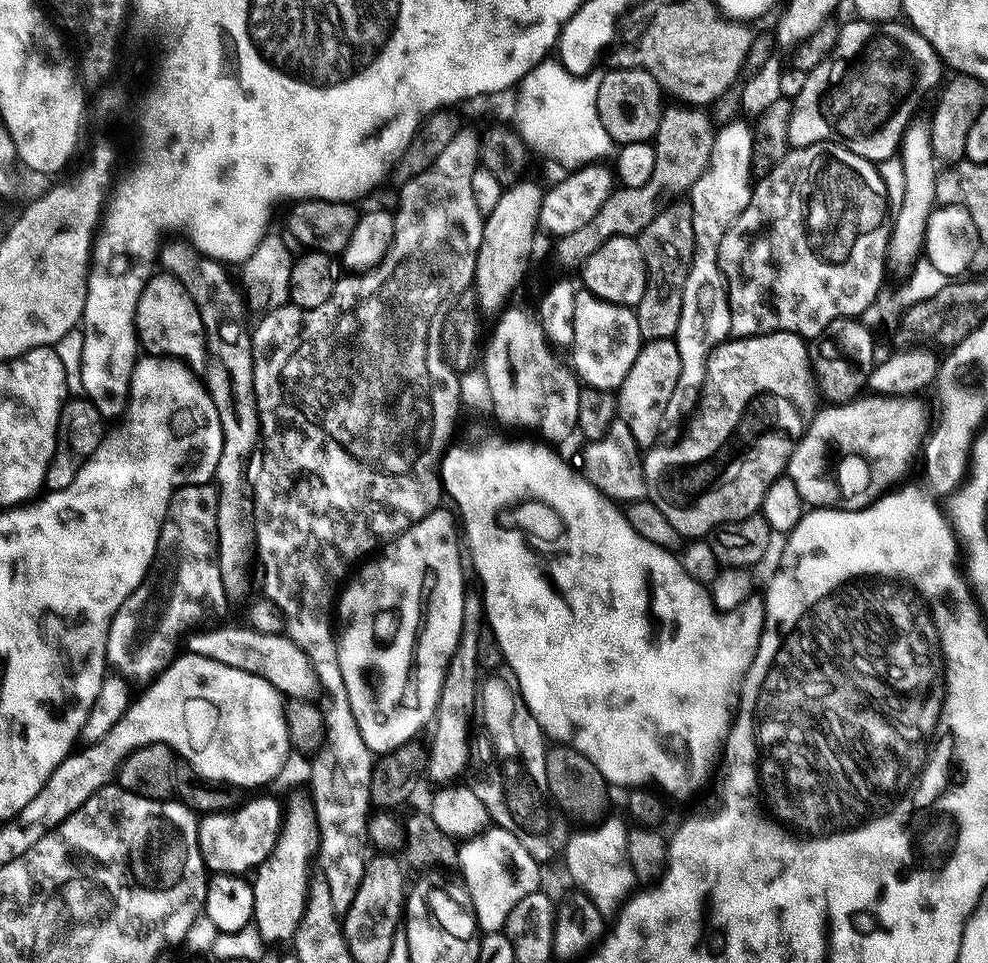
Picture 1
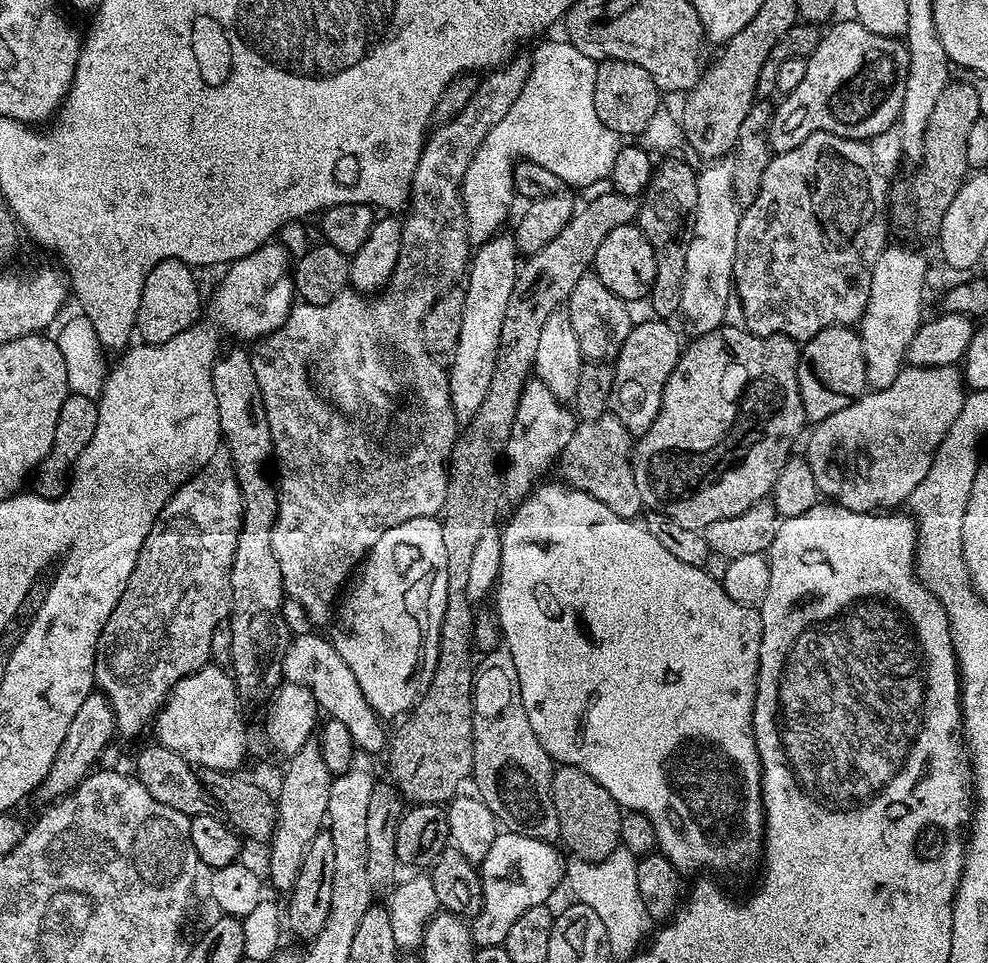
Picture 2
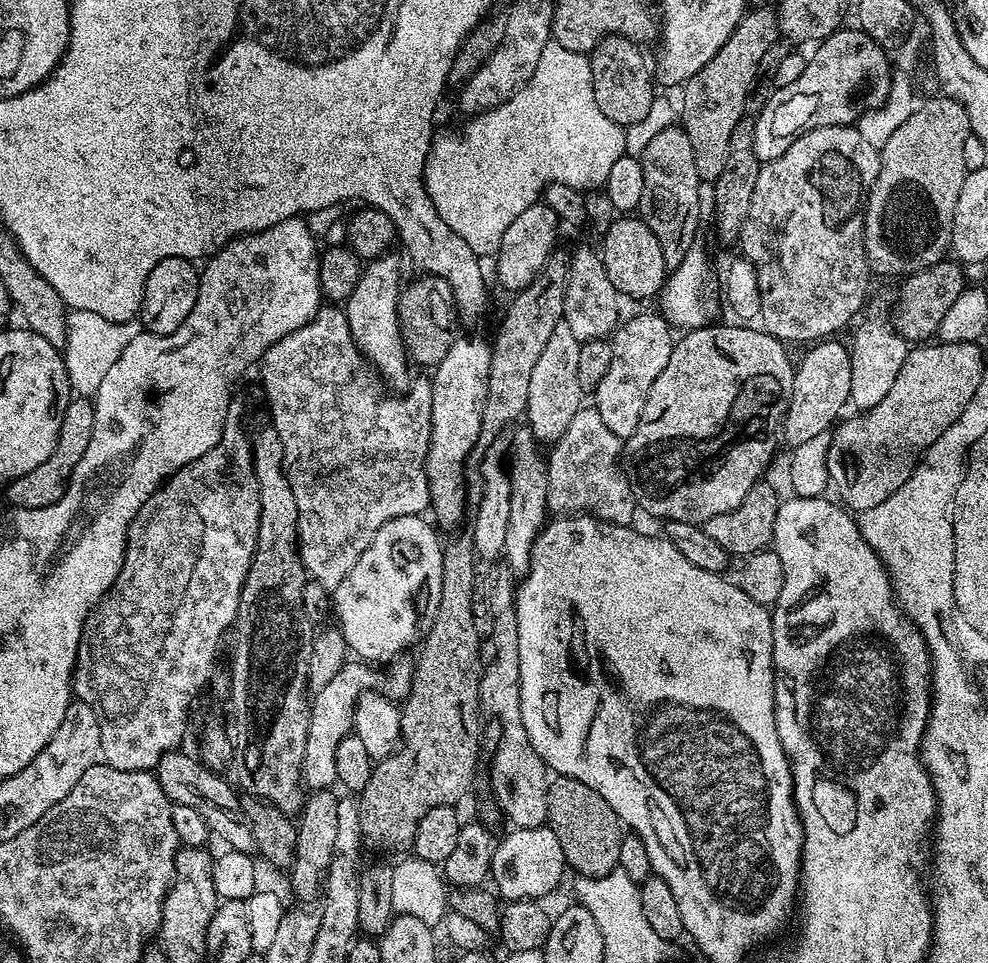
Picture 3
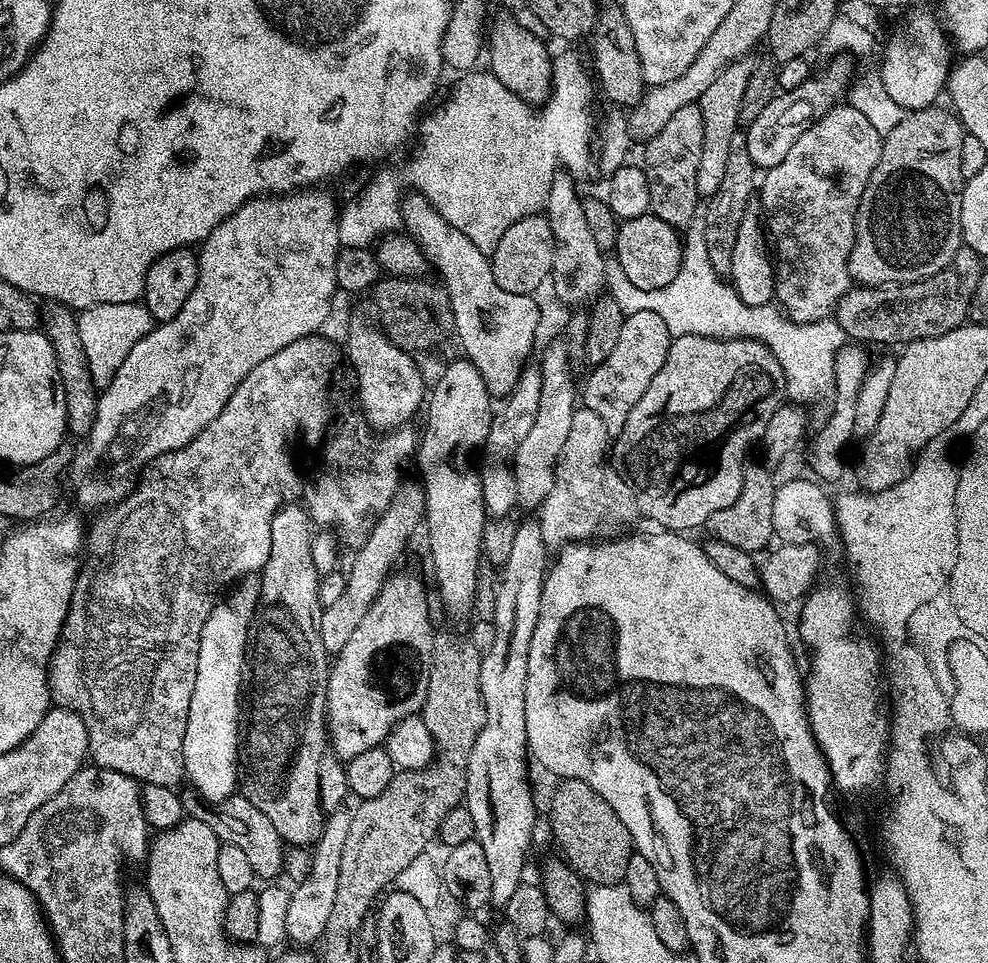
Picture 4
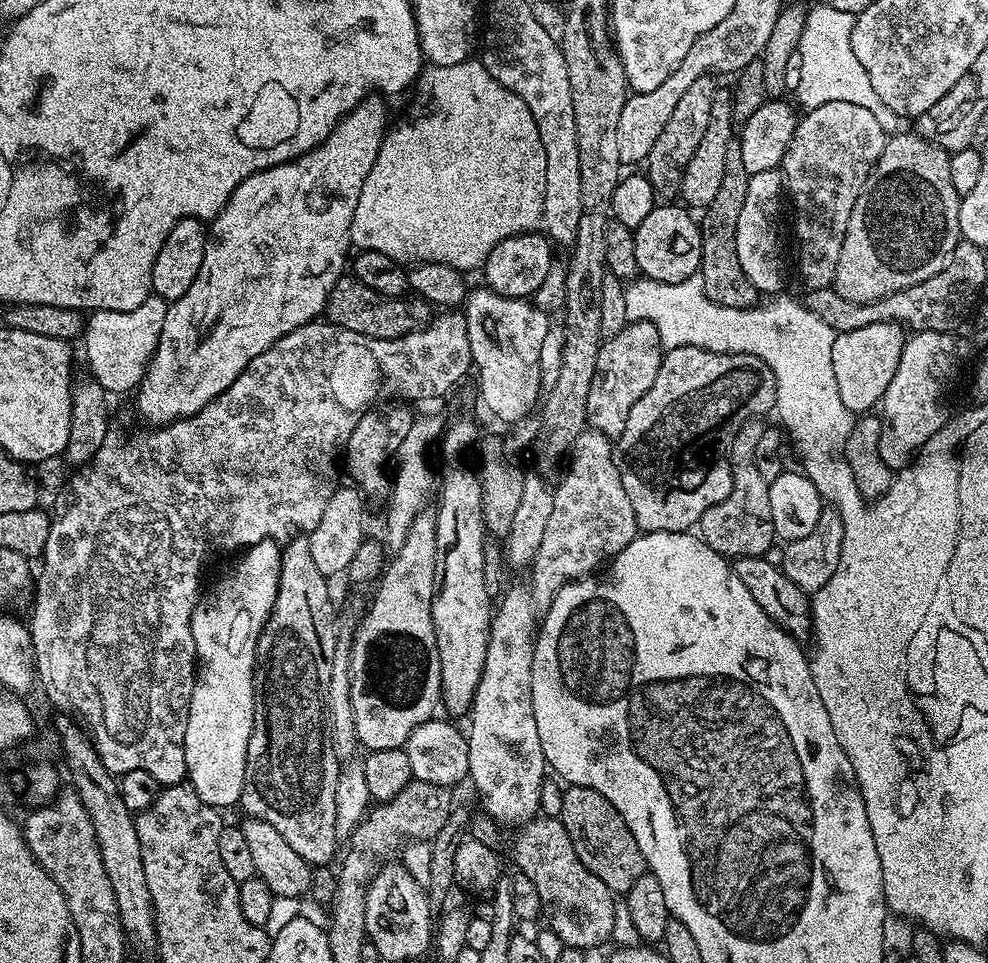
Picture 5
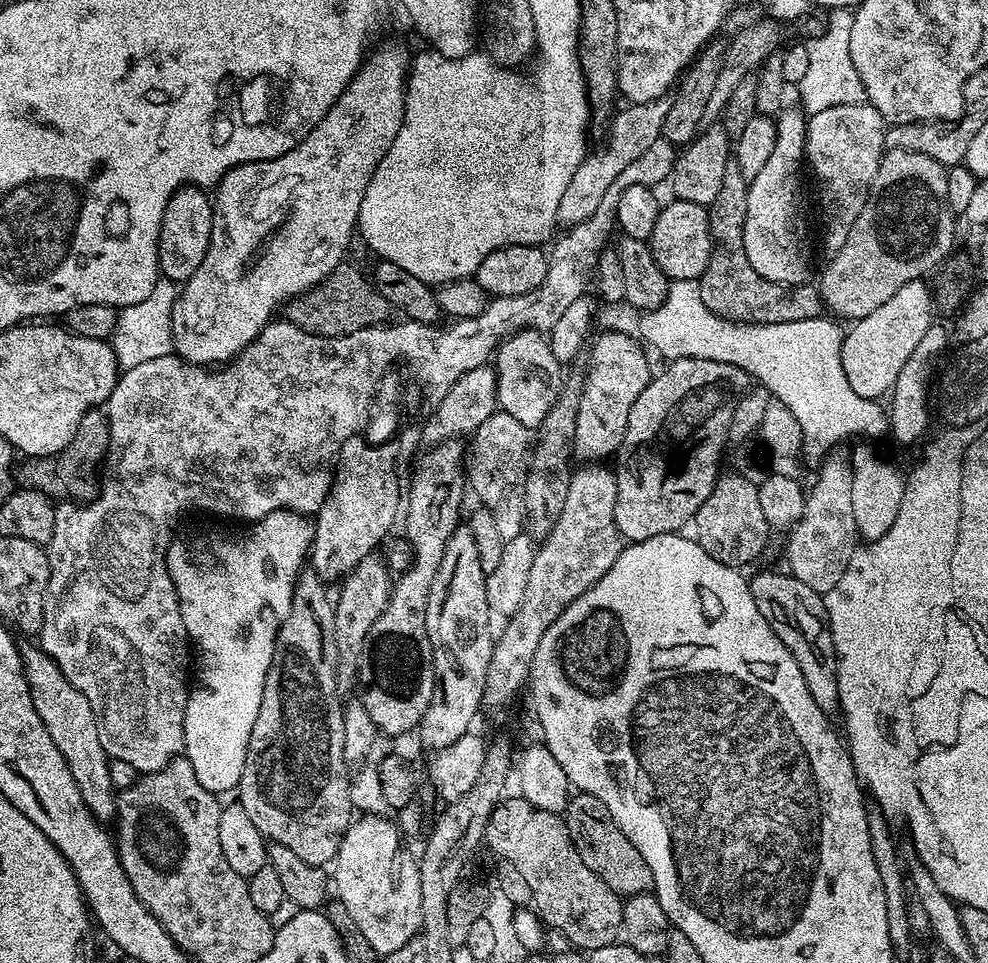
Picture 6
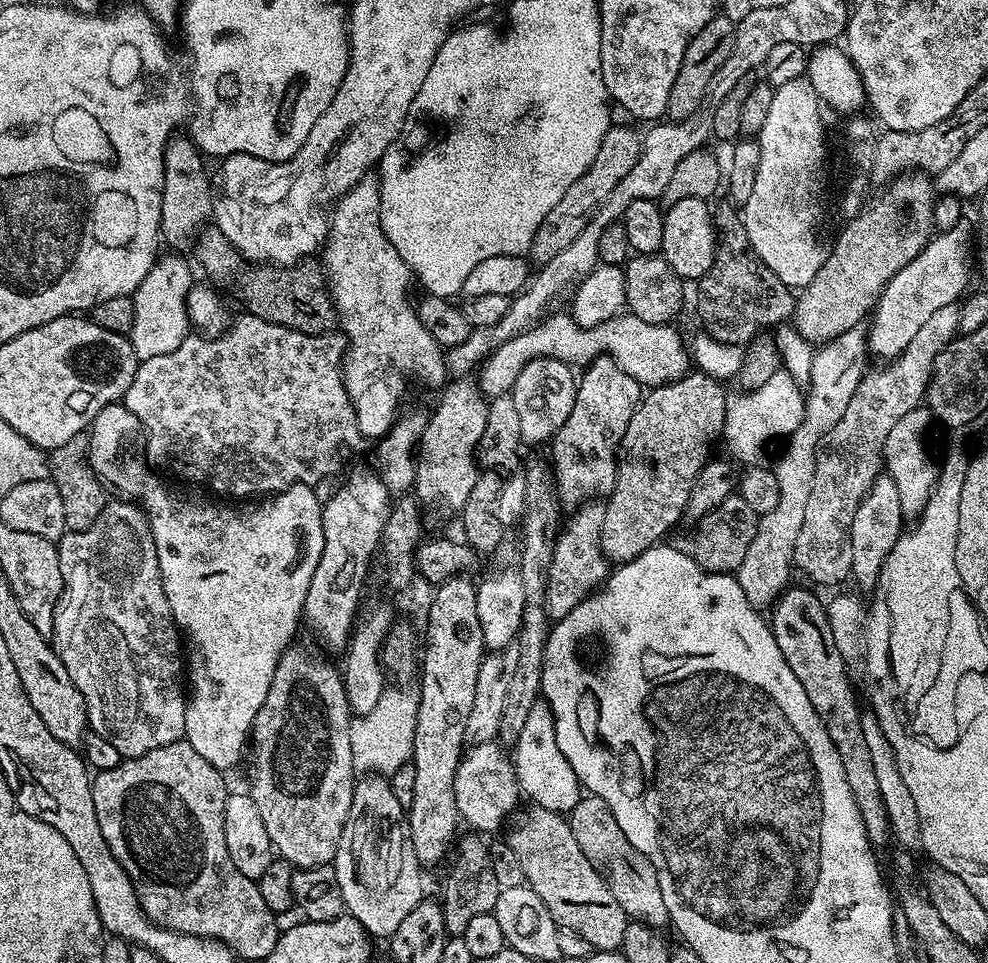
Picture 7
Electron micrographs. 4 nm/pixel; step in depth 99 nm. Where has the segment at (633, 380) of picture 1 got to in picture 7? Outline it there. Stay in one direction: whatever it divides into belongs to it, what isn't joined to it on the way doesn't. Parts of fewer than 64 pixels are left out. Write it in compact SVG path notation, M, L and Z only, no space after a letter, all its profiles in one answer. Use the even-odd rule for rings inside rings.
M599 356L581 372L584 373L578 376L574 410L570 410L570 418L562 422L550 441L556 494L568 510L599 497L596 496L599 492L611 492L616 481L620 443L642 399L641 384L630 378L611 356Z

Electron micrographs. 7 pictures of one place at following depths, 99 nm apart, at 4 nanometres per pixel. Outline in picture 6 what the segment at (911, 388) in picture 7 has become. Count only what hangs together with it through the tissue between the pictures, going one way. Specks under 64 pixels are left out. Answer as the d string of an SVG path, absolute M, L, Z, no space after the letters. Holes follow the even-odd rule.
M825 459L819 465L820 477L804 501L804 517L787 533L787 571L798 582L806 582L810 590L821 594L834 590L838 578L846 574L846 566L850 566L850 558L858 546L854 506L850 503L852 465L847 459L832 459Z

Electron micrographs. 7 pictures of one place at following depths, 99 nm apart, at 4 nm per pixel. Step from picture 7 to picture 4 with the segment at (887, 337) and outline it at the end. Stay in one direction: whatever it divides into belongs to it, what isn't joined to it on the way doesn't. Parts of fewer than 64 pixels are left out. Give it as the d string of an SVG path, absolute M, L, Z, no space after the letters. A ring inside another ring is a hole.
M847 344L841 347L835 356L832 414L825 422L824 428L819 430L812 444L812 468L821 481L836 482L844 472L841 454L850 440L855 437L855 407L858 392L870 371L870 363L868 364L868 356L865 352L867 351L861 345Z

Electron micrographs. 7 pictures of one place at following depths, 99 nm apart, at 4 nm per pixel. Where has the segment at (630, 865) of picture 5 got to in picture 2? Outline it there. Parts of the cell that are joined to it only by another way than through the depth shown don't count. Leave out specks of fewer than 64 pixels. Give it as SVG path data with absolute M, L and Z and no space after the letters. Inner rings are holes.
M573 764L557 767L552 774L552 794L560 823L559 839L564 840L563 847L568 847L575 859L601 860L621 847L622 809L586 770L575 768Z

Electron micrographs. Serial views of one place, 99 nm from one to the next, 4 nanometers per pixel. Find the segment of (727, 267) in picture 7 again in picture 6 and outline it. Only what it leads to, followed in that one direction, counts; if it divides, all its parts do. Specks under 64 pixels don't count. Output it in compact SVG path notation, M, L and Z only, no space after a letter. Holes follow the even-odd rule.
M729 159L726 166L726 178L722 178L722 187L714 202L707 205L710 234L712 235L712 253L710 262L706 262L706 270L699 278L703 302L710 310L723 319L734 323L766 324L786 322L806 322L807 319L818 319L825 315L824 300L820 297L820 289L815 283L779 284L770 282L770 278L762 278L754 266L750 266L750 258L746 258L746 242L744 241L744 227L746 226L746 202L748 201L749 177L745 169L741 168L740 161Z

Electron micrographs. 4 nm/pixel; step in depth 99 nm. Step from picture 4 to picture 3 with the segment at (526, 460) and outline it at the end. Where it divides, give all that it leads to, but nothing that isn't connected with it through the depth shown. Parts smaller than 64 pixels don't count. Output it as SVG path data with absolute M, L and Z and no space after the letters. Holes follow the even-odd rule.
M563 322L557 324L553 334L547 339L534 370L531 371L526 420L532 423L530 431L537 441L561 440L566 434L566 428L574 419L574 414L578 414L582 407L583 400L580 399L585 398L586 391L578 382L578 350L581 343L578 338L574 338L570 326Z

